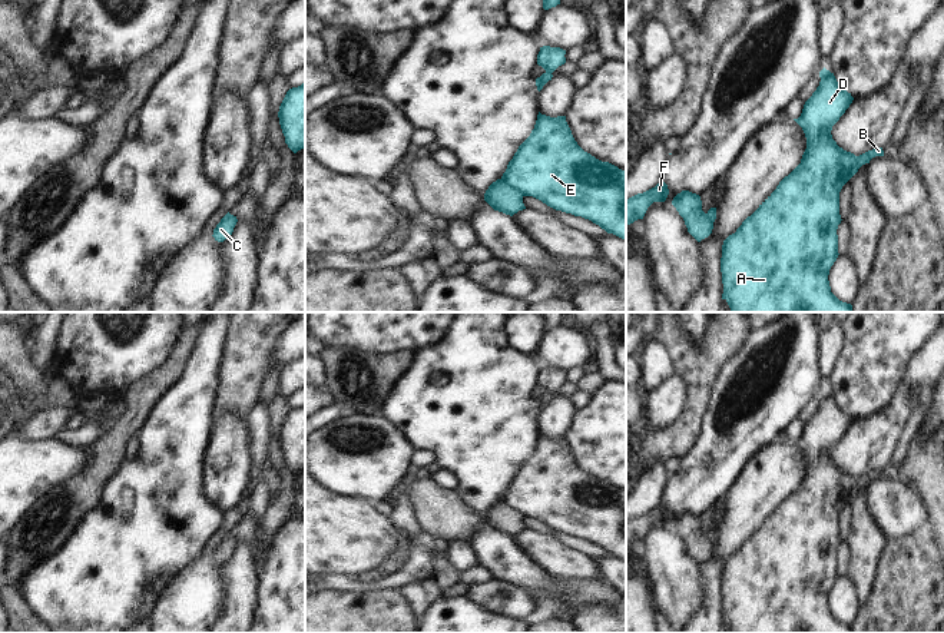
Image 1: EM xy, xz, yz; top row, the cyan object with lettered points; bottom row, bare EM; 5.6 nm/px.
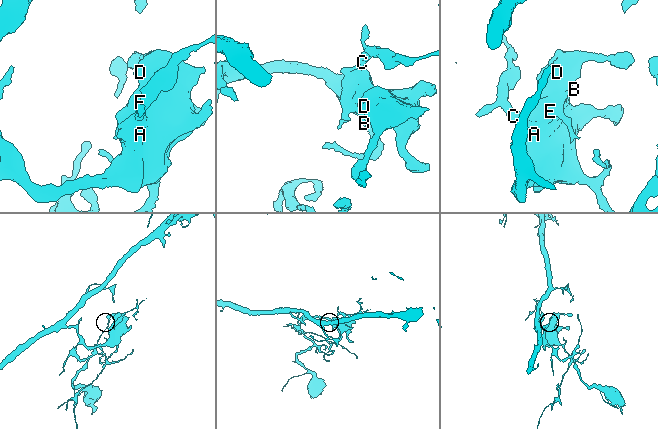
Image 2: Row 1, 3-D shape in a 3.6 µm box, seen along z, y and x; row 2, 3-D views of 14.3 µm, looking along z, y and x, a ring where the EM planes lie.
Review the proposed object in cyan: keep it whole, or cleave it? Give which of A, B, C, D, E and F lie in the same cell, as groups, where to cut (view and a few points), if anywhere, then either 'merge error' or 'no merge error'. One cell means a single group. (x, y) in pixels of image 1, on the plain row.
A C D E F / B; cut in yz along (857, 477), (848, 499); merge error

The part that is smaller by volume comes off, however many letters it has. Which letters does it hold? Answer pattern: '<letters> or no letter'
B.

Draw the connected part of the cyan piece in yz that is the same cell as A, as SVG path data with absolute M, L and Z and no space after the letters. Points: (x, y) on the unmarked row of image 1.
M829 391L819 392L819 407L805 422L802 434L794 440L804 451L806 470L801 484L785 497L776 510L748 537L722 566L721 593L725 620L732 633L852 633L852 626L839 622L828 601L829 590L838 579L837 550L841 544L839 513L849 501L857 477L844 471L832 460L832 447L852 424L854 418L841 408Z

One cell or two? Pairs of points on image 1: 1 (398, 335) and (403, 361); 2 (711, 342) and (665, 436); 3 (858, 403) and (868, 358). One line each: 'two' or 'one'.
1: two
2: one
3: one

